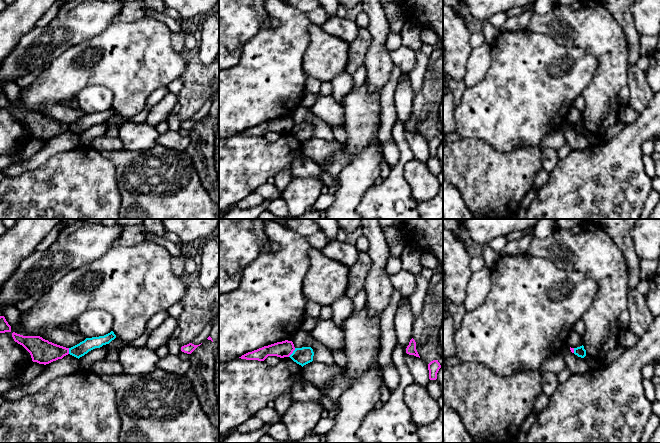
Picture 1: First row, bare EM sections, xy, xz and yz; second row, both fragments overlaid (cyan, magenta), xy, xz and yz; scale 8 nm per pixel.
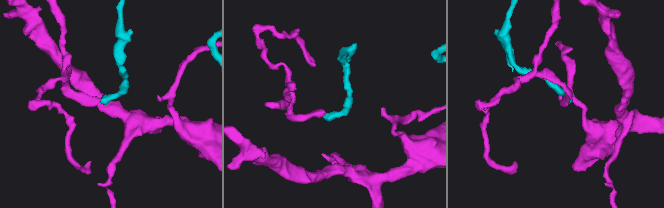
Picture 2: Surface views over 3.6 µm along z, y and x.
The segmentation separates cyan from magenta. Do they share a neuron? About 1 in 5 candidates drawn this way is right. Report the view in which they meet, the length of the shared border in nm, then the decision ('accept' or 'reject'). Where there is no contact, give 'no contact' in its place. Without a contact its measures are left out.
contact in xz; length 90 nm; reject

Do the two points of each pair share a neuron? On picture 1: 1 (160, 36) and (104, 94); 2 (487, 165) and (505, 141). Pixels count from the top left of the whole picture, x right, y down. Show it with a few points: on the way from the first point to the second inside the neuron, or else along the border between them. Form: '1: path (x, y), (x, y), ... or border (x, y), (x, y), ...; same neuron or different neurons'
1: border (85, 88), (107, 86), (113, 106); different neurons
2: border (478, 138), (497, 150), (521, 146); different neurons

